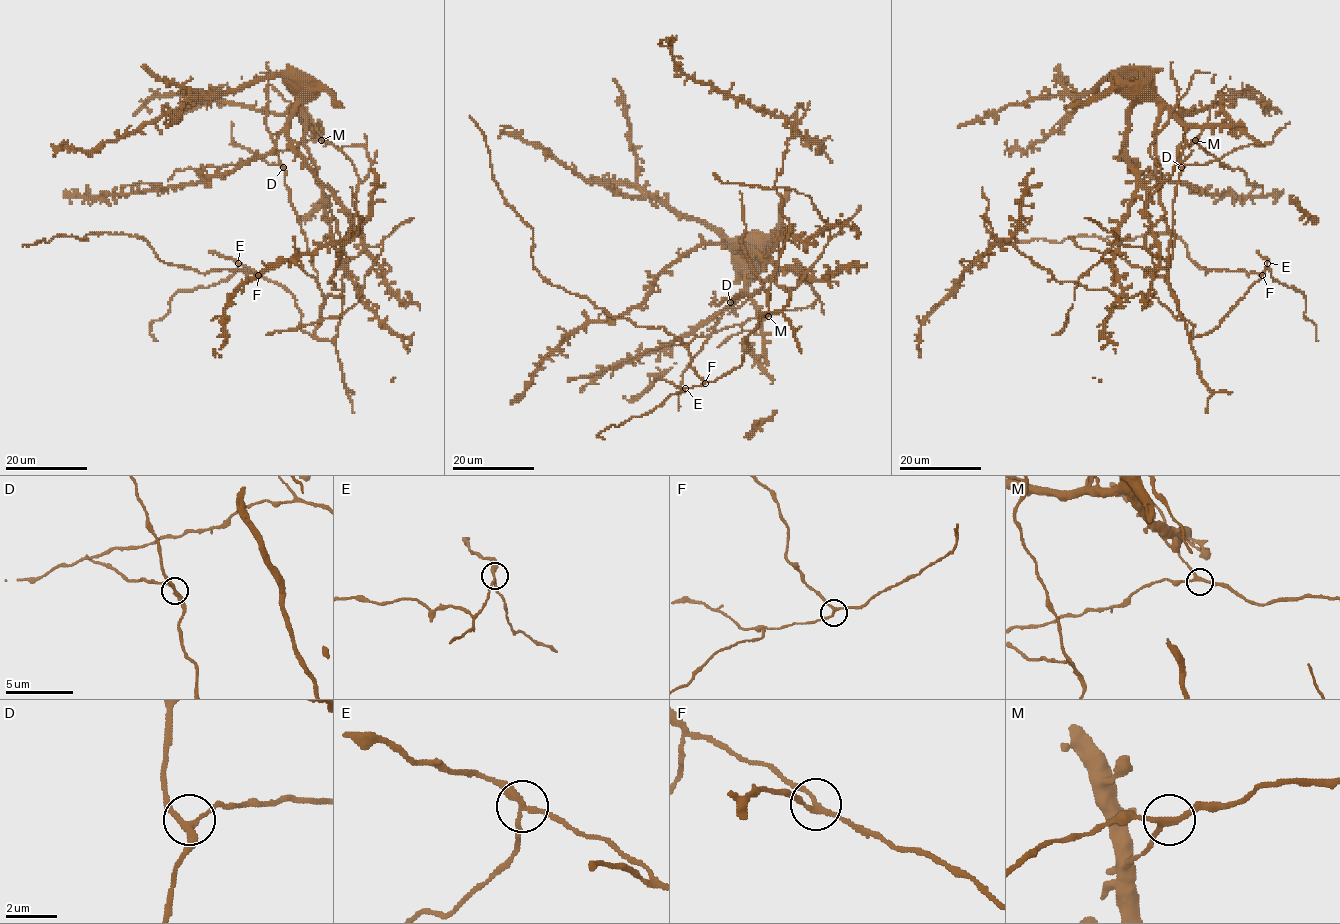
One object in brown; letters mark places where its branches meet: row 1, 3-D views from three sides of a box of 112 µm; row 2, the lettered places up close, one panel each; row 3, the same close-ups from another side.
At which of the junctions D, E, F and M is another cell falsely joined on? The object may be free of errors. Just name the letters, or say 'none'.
E

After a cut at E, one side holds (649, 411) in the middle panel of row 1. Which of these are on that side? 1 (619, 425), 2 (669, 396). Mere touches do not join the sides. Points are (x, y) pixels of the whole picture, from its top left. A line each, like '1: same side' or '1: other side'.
1: same side
2: same side

